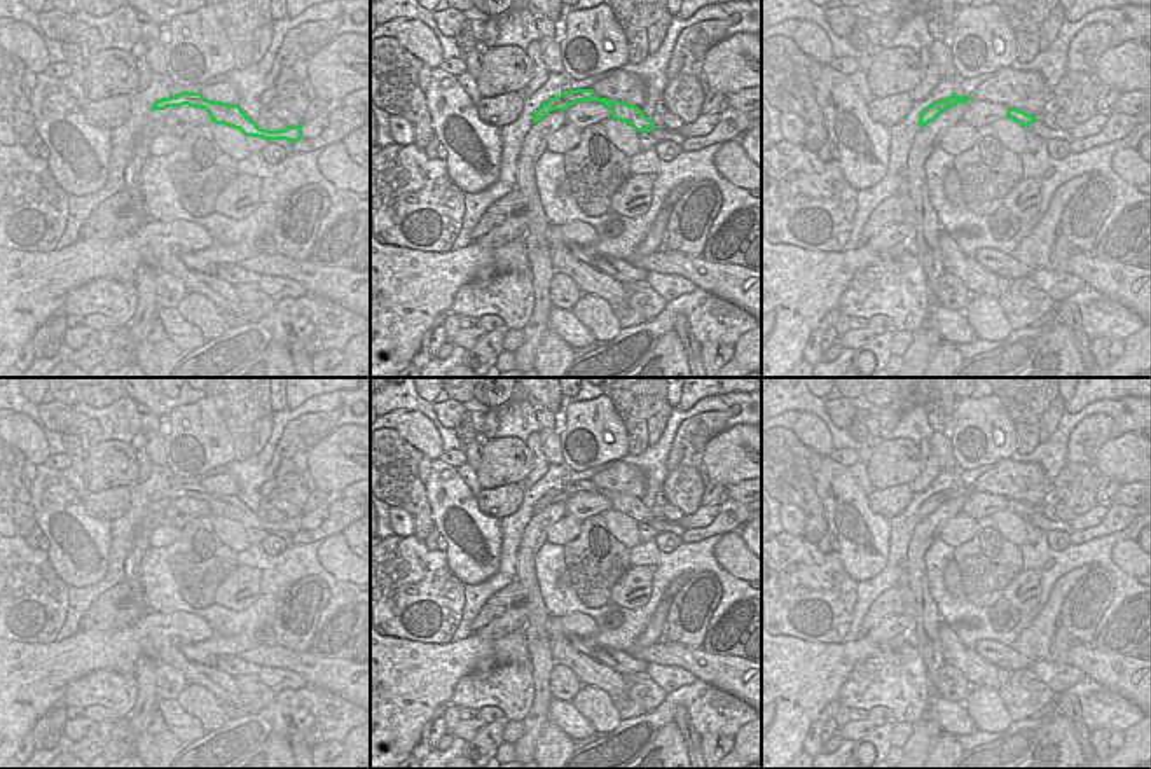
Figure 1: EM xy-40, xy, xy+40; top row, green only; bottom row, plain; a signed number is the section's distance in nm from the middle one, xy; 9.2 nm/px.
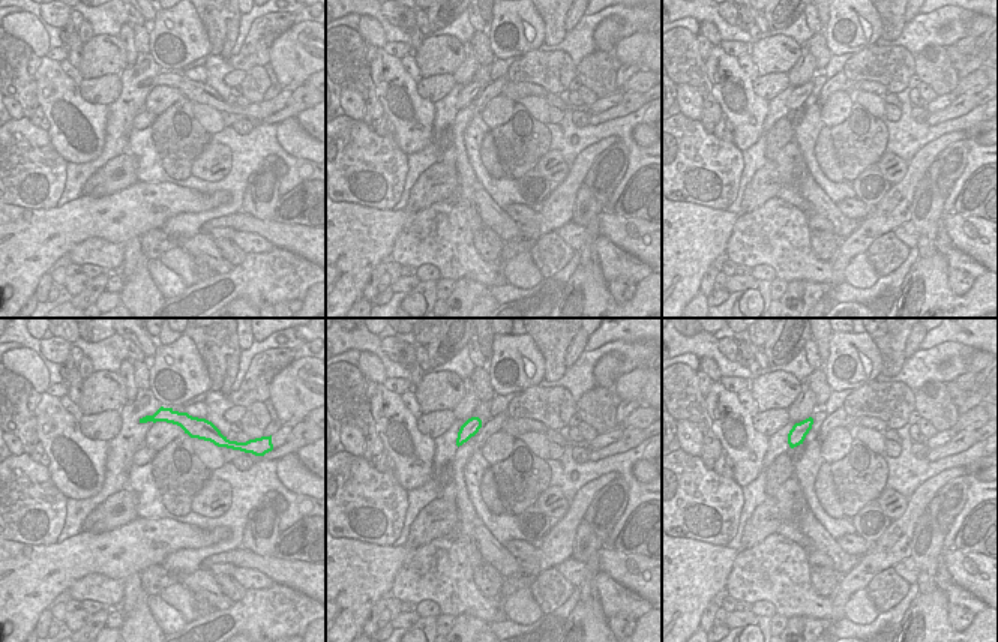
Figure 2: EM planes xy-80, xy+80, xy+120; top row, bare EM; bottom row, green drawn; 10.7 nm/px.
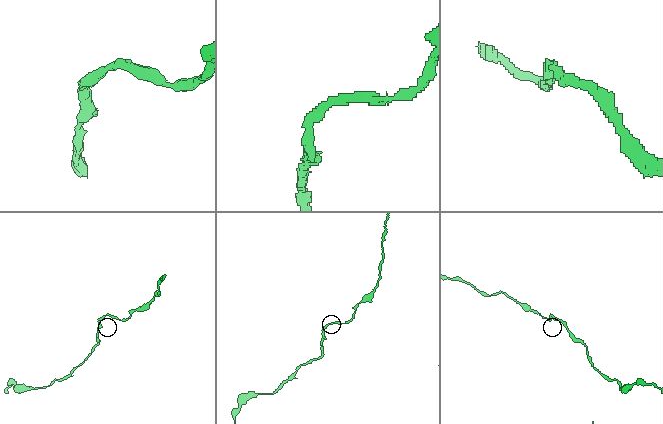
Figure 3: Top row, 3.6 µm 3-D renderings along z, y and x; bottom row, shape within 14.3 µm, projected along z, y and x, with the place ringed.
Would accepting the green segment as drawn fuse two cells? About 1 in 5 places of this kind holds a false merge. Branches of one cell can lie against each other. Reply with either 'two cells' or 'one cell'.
one cell

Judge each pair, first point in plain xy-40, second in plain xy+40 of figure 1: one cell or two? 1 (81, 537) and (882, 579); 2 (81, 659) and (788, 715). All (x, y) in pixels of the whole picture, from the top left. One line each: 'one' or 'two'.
1: two
2: one

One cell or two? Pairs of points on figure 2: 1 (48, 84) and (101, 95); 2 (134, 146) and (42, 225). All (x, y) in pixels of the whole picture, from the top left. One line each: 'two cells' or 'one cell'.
1: two cells
2: two cells

